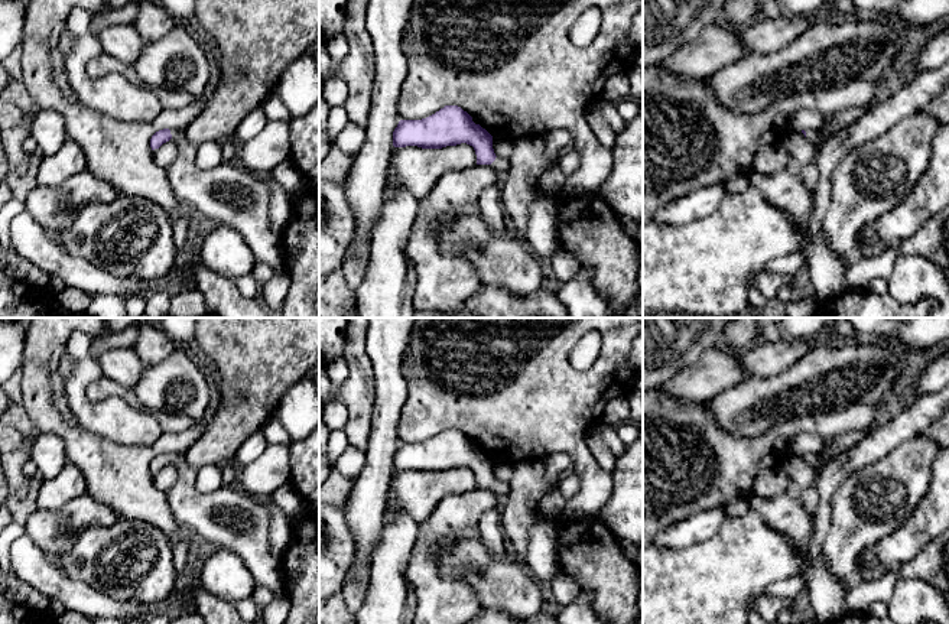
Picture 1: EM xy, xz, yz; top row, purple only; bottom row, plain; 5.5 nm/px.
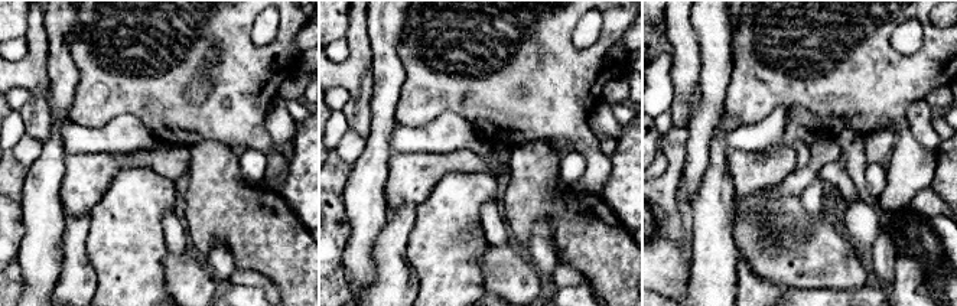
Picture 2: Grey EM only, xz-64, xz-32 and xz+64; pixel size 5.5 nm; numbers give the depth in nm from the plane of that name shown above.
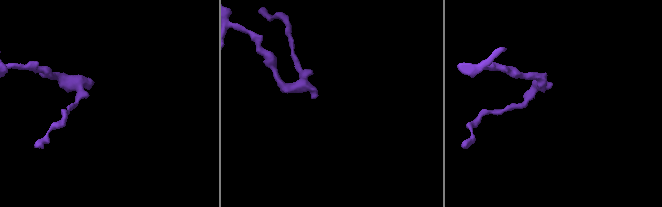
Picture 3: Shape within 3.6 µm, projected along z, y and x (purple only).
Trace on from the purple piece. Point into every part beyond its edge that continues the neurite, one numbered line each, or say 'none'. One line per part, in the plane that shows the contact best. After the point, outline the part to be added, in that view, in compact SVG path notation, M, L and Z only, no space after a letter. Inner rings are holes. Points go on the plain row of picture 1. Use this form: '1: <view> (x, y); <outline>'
1: xy (231, 519); M170 452L179 472L168 491L169 506L181 527L238 555L256 584L283 591L282 559L273 556L269 542L270 513L263 498L247 494L237 482L212 493L195 487L196 471L185 455Z

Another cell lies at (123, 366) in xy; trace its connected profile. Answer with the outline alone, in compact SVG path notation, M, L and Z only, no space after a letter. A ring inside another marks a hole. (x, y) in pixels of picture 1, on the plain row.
M111 348L97 360L101 373L117 384L133 389L144 370L144 364L131 348Z

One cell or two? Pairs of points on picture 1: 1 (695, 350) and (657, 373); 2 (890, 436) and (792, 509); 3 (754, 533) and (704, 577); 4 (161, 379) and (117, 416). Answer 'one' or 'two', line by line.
1: one
2: two
3: one
4: two

